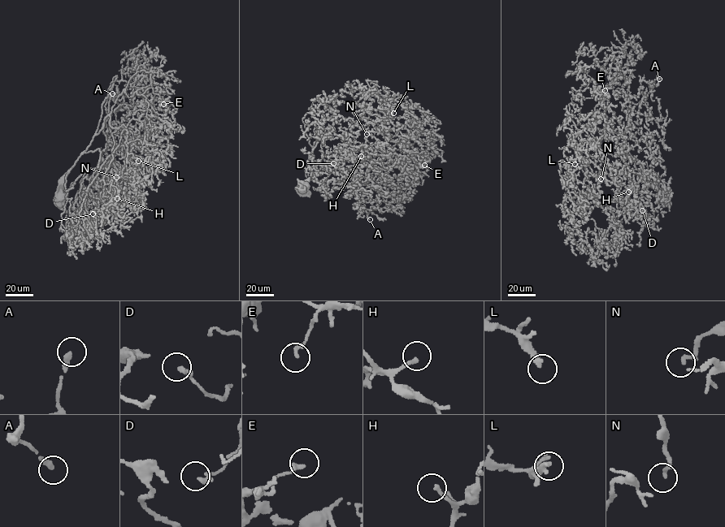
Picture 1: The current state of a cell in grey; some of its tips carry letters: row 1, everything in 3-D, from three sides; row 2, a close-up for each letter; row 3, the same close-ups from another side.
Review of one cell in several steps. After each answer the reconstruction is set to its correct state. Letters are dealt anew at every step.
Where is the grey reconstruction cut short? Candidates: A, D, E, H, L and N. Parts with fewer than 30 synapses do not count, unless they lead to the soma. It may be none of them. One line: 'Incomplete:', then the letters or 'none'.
Incomplete: A, H, L

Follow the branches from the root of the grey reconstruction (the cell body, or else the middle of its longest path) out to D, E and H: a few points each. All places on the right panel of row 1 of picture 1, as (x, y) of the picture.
D: (662, 197), (643, 174), (626, 200), (613, 200), (629, 187), (627, 173), (629, 197), (642, 210)
E: (662, 197), (636, 168), (598, 91), (584, 98), (575, 92), (605, 90)
H: (662, 197), (643, 174), (626, 200), (613, 200), (631, 181), (618, 170), (634, 187), (628, 192)

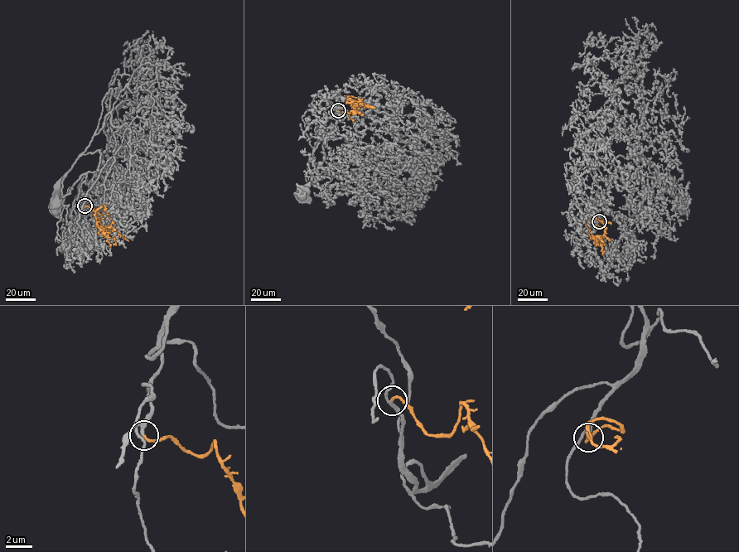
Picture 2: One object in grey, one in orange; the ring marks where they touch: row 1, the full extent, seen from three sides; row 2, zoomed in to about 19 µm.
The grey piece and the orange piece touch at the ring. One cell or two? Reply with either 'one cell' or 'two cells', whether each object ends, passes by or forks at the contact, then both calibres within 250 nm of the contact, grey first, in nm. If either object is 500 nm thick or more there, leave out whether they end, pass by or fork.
one cell; grey passes by; orange ends there; 150 nm thick on the grey side, 180 nm on the other

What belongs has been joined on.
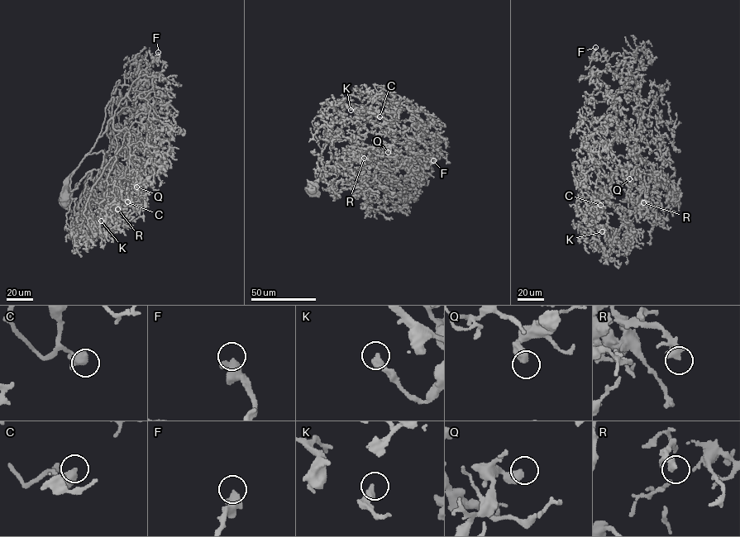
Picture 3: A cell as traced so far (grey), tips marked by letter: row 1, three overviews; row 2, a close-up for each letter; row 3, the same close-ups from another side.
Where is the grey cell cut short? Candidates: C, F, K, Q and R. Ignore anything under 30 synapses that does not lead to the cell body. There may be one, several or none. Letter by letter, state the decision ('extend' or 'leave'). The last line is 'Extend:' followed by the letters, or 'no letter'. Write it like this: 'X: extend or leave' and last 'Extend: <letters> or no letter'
C: leave
F: leave
K: extend
Q: leave
R: leave
Extend: K

